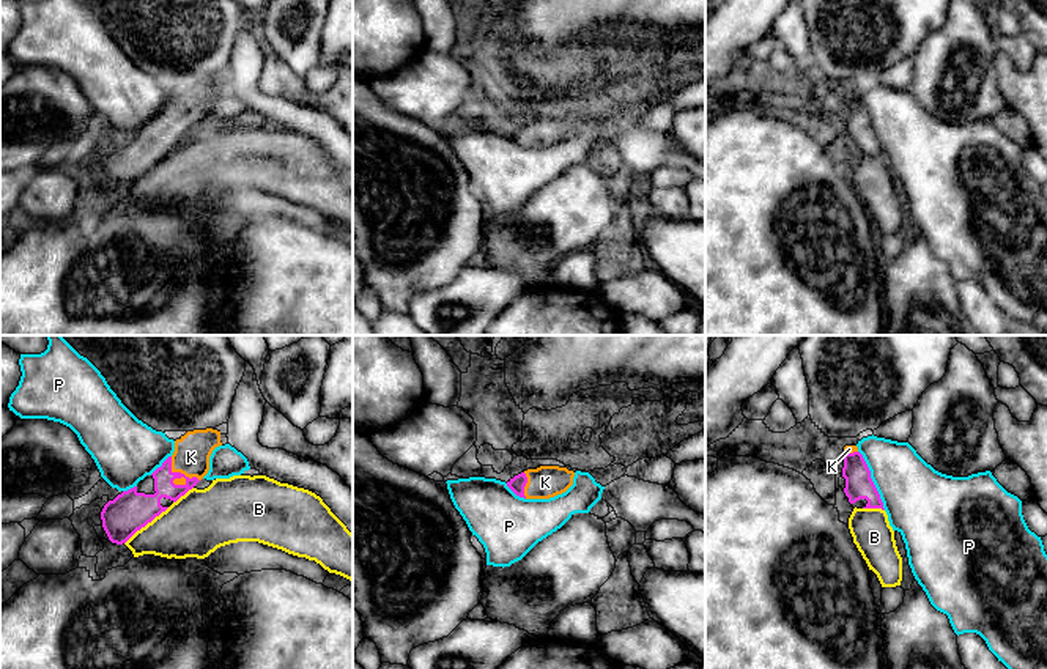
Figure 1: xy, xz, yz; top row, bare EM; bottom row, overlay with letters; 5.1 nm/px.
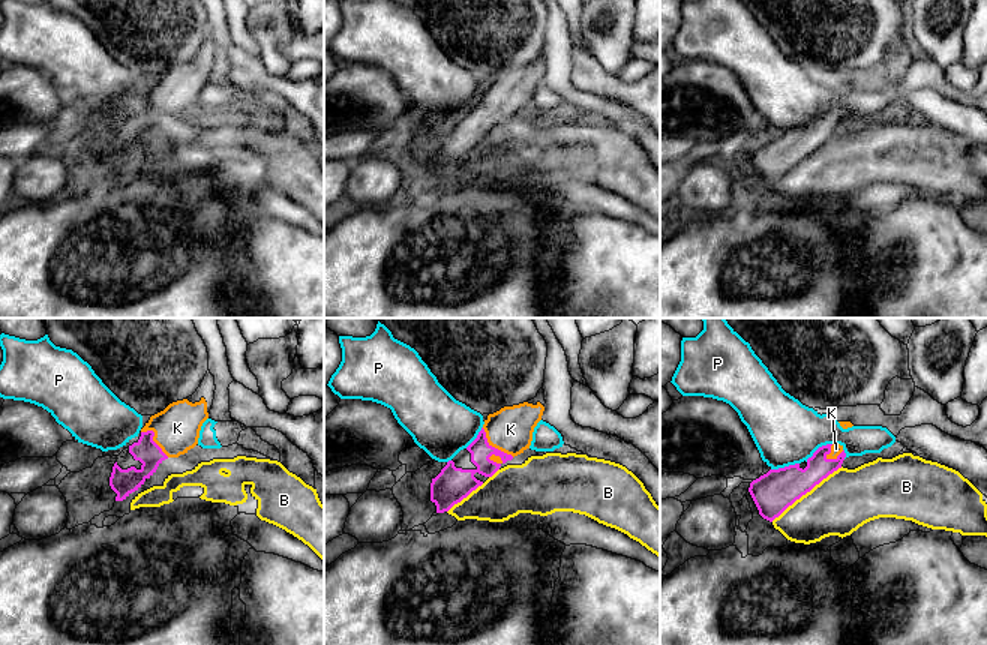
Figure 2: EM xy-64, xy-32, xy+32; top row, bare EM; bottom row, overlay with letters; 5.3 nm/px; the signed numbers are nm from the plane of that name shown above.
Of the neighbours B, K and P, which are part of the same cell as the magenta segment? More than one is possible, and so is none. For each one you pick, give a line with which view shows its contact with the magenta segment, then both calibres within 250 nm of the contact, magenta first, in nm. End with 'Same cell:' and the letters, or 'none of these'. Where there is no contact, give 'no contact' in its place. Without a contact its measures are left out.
K: meets magenta in xy; 140 nm thick on the magenta side, 190 nm on the other
Same cell: K

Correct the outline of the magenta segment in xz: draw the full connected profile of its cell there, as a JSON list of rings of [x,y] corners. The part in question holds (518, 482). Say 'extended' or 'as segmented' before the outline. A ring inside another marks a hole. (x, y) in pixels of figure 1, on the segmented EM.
extended | [[[559,466],[527,469],[507,482],[507,486],[524,499],[549,499],[573,485],[575,472]]]

